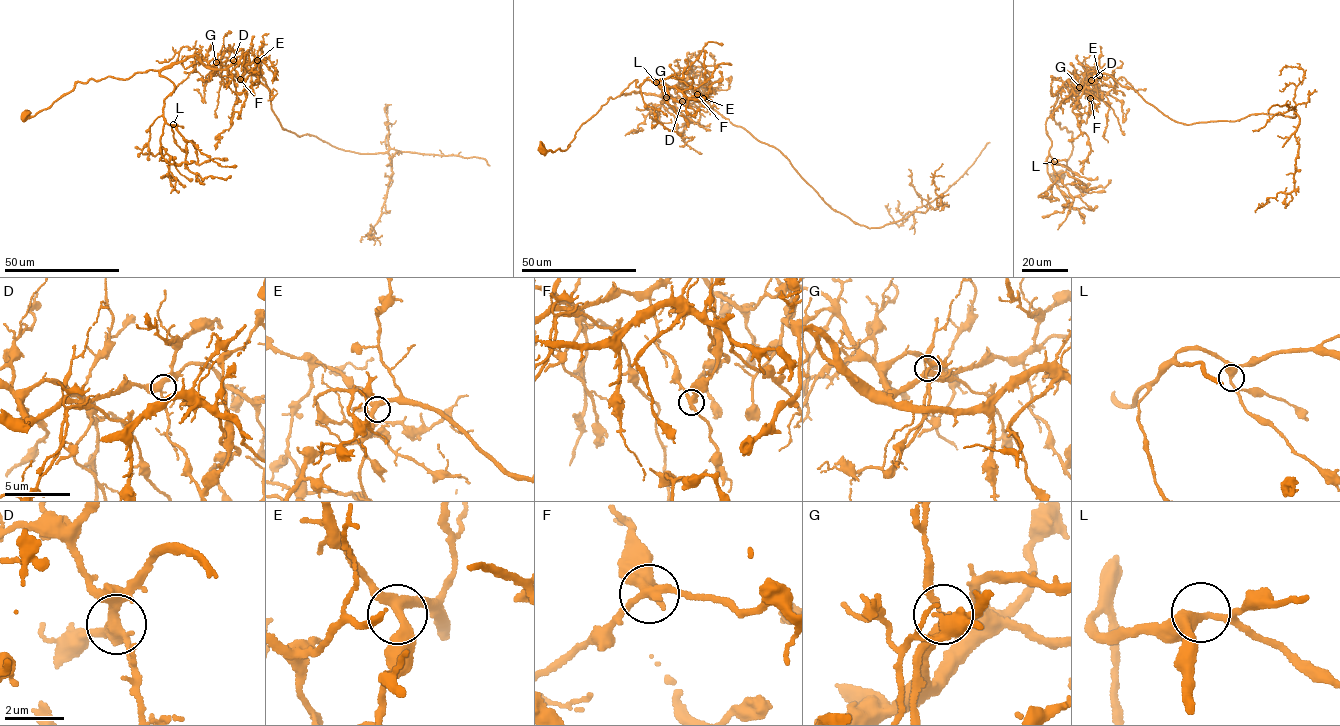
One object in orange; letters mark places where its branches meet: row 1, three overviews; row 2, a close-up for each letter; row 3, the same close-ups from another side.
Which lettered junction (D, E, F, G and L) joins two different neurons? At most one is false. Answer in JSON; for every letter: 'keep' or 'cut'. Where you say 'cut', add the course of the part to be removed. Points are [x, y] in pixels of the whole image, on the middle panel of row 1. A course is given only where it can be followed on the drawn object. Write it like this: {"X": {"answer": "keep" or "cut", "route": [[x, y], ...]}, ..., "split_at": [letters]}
{"D": {"answer": "keep"}, "E": {"answer": "keep"}, "F": {"answer": "cut", "route": [[697, 94], [695, 89], [686, 90], [776, 148], [833, 209], [868, 228], [943, 204], [933, 180], [943, 164]]}, "G": {"answer": "keep"}, "L": {"answer": "keep"}, "split_at": ["F"]}

